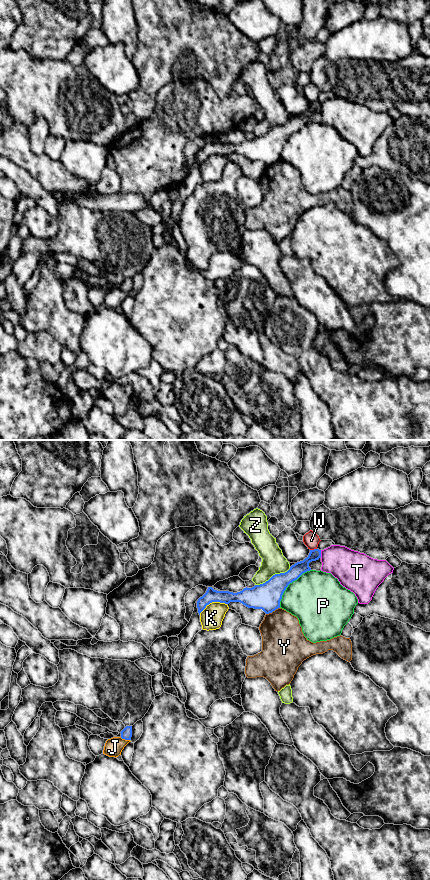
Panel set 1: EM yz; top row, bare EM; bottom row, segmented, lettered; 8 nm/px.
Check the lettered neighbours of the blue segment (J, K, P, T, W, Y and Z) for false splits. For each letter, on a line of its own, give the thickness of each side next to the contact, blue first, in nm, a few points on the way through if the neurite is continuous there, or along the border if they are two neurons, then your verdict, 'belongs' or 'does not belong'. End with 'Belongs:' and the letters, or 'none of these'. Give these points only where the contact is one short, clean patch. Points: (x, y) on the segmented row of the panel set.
J: 90/150 nm | along yz (120, 737), (129, 740) | does not belong
K: 110/180 nm | along yz (226, 603), (210, 602), (199, 614) | does not belong
P: 220/420 nm | along yz (310, 569), (303, 572), (288, 585), (282, 595), (279, 607) | does not belong
T: 110/280 nm | along yz (320, 550), (321, 556) | does not belong
W: 110/120 nm | does not belong
Y: 220/340 nm | along yz (279, 607), (266, 614) | does not belong
Z: 220/190 nm | along yz (290, 567), (286, 571), (275, 573), (264, 582), (255, 585) | does not belong
Belongs: none of these

